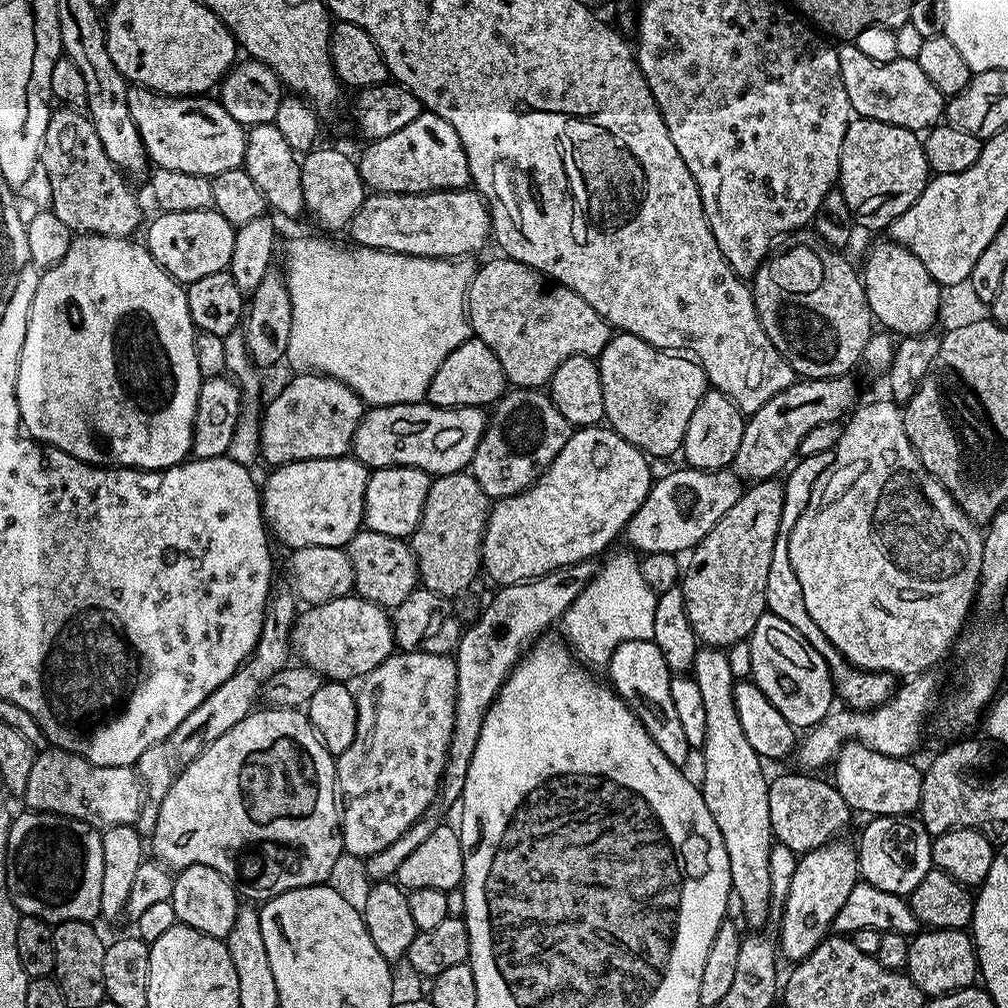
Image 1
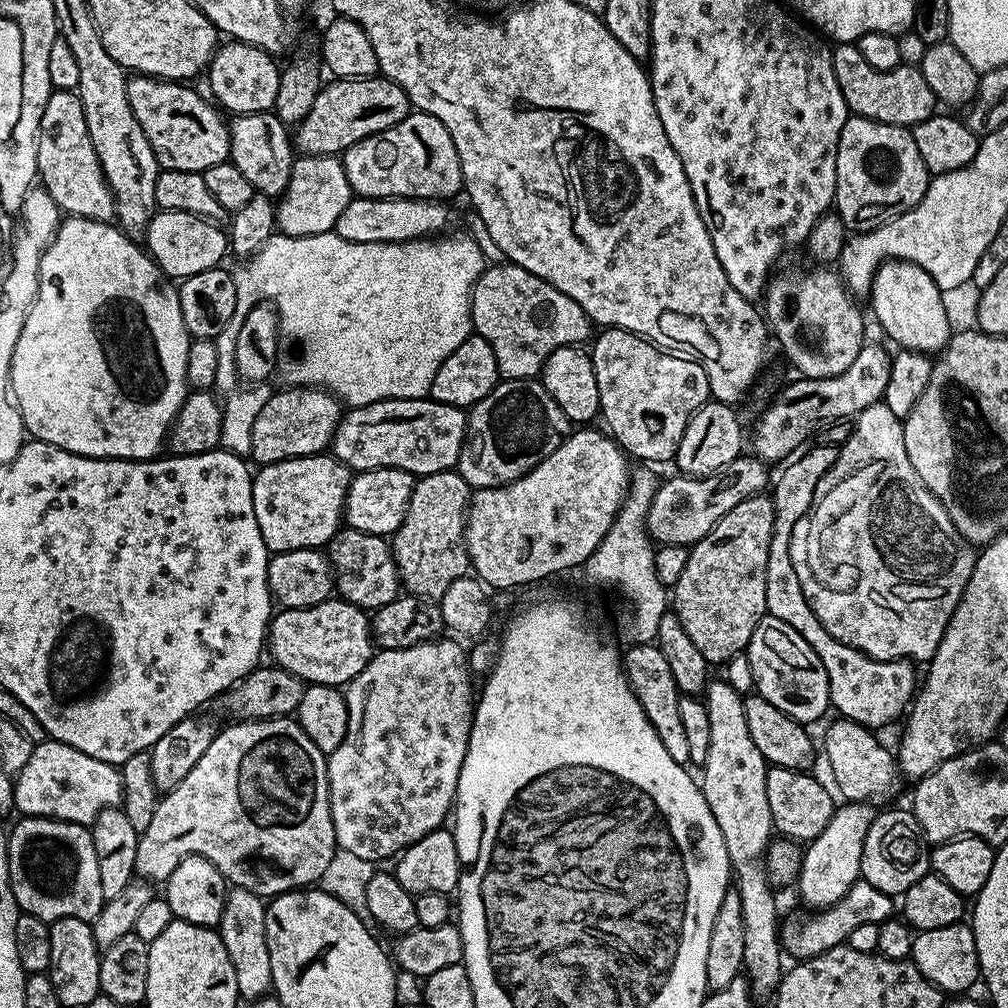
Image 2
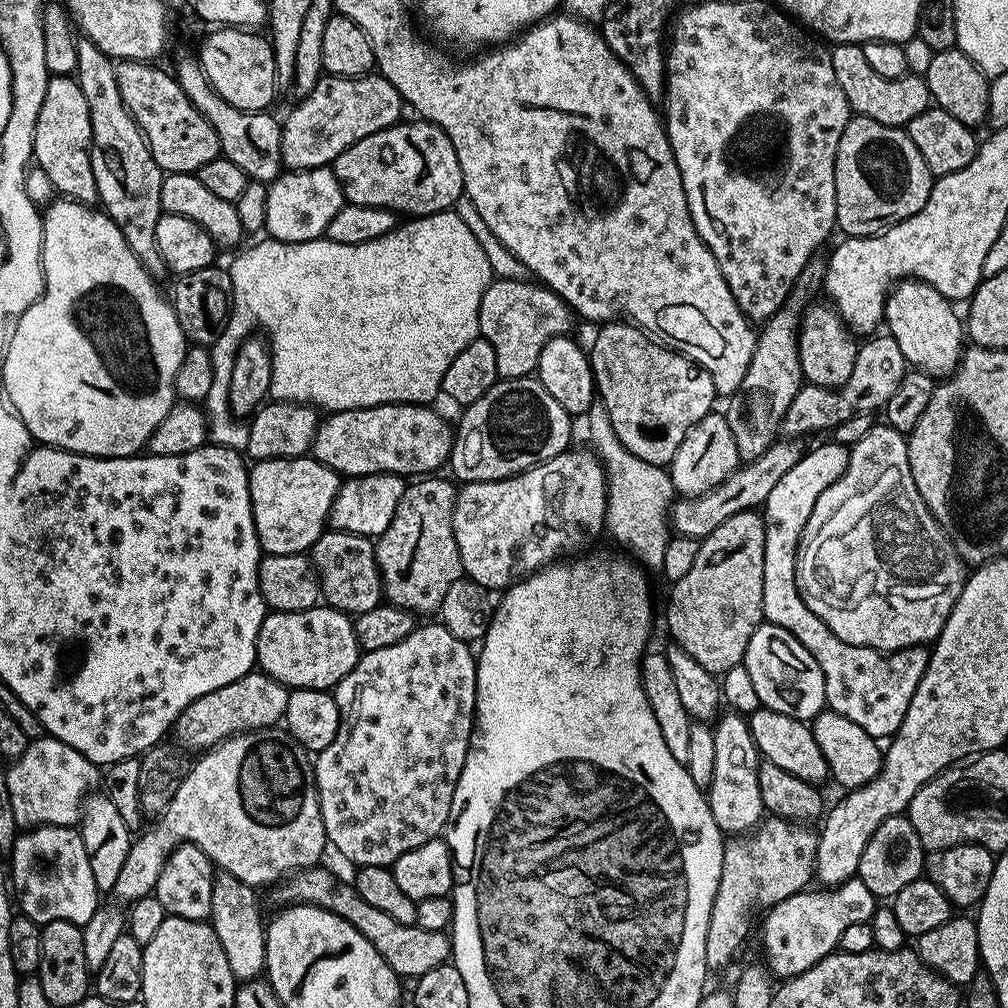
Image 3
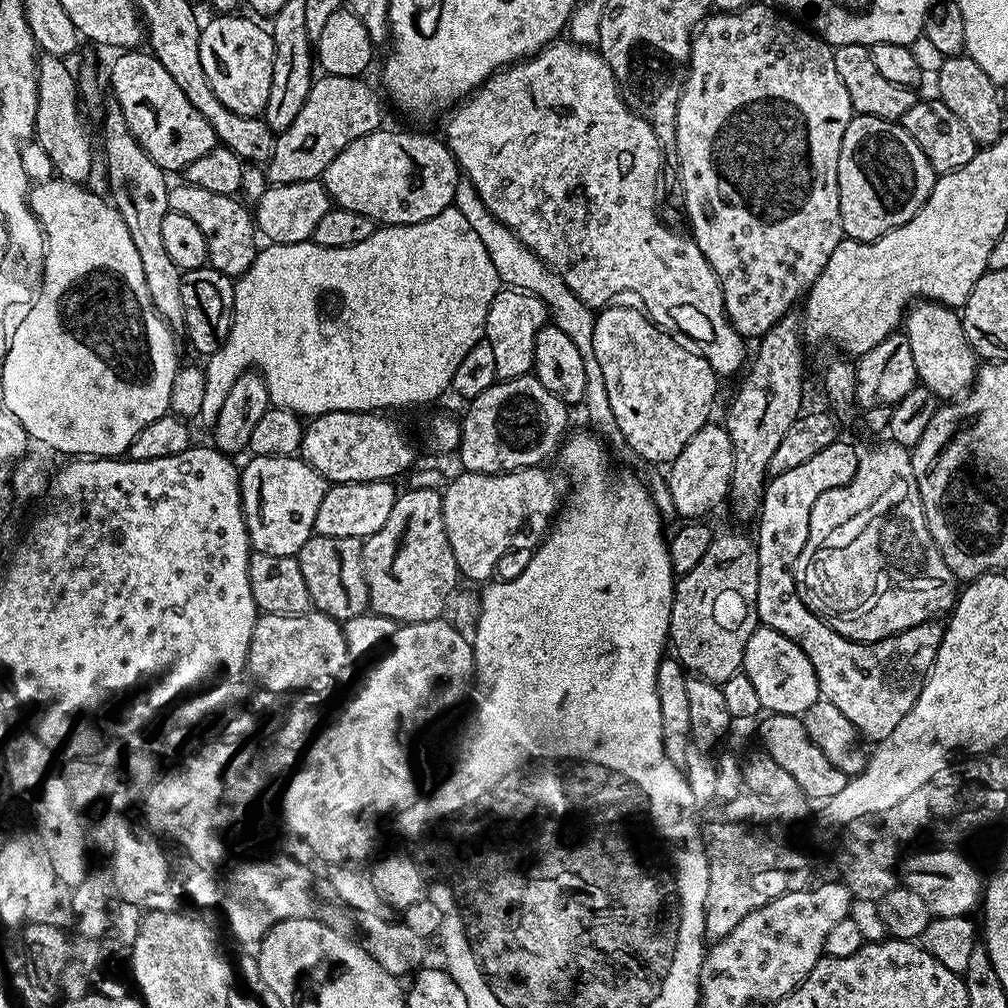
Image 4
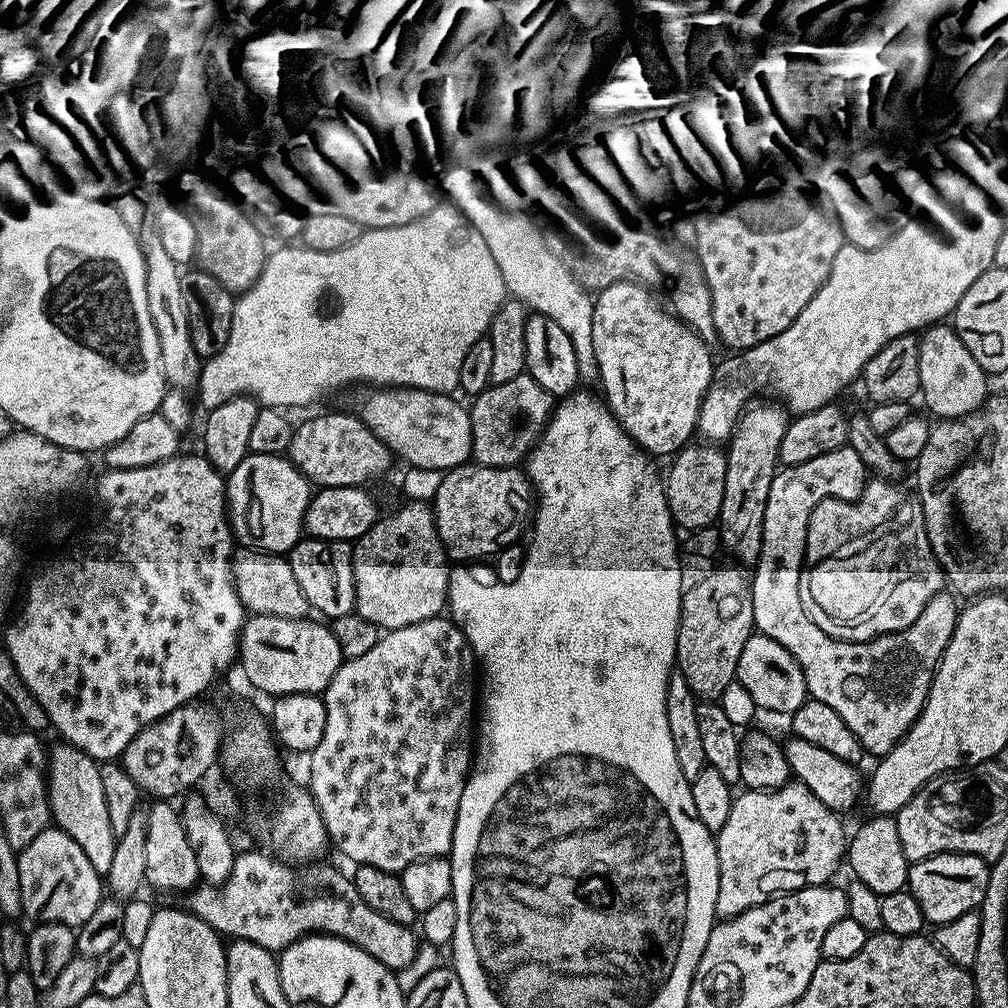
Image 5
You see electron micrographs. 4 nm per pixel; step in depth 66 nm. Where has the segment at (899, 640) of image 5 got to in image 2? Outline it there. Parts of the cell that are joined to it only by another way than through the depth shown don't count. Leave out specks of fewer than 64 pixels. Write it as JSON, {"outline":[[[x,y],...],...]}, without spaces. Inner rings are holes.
{"outline":[[[832,446],[823,447],[816,448],[813,452],[805,451],[803,453],[805,456],[797,464],[789,463],[787,465],[789,468],[777,478],[776,489],[771,489],[770,495],[772,505],[776,511],[776,521],[774,522],[774,530],[772,531],[770,554],[766,562],[767,615],[786,622],[786,626],[794,626],[794,630],[798,630],[798,634],[802,634],[802,638],[806,638],[806,642],[810,642],[810,650],[814,650],[814,654],[818,654],[818,658],[822,658],[822,666],[826,666],[826,674],[828,675],[828,698],[831,707],[833,709],[837,708],[840,711],[837,713],[843,719],[853,720],[855,724],[861,724],[864,728],[881,730],[880,728],[886,727],[891,720],[898,719],[900,715],[901,719],[909,711],[910,705],[918,691],[917,665],[910,660],[875,660],[867,656],[864,652],[859,652],[842,642],[838,642],[838,638],[834,638],[826,631],[822,626],[822,622],[814,614],[814,610],[808,605],[807,598],[802,594],[802,582],[798,582],[798,574],[796,573],[796,567],[794,566],[792,557],[786,554],[786,538],[791,537],[792,527],[809,511],[809,509],[807,510],[808,503],[811,502],[812,495],[815,494],[816,487],[820,484],[820,479],[832,467],[837,467],[837,449]]]}

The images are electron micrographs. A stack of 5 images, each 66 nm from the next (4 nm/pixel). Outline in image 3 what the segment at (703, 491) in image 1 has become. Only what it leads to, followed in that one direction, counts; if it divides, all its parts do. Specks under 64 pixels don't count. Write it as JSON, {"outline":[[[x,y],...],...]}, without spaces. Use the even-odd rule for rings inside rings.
{"outline":[[[777,438],[757,460],[745,463],[736,471],[728,473],[719,486],[712,488],[704,496],[677,499],[674,504],[674,516],[676,512],[674,528],[677,528],[675,531],[686,536],[703,538],[718,526],[722,526],[726,518],[739,512],[759,509],[770,494],[770,490],[774,490],[774,486],[778,486],[778,481],[786,475],[786,470],[793,468],[804,457],[806,451],[804,442],[800,438]]]}

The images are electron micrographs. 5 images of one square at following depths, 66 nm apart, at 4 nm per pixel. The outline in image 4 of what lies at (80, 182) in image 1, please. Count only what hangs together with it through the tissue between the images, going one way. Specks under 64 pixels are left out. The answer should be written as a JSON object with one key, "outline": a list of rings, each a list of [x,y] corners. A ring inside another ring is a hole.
{"outline":[[[41,55],[36,65],[37,114],[35,116],[35,141],[37,141],[50,160],[55,173],[65,180],[79,181],[80,164],[84,163],[89,152],[88,132],[80,118],[79,87],[77,77],[66,66],[63,59]]]}

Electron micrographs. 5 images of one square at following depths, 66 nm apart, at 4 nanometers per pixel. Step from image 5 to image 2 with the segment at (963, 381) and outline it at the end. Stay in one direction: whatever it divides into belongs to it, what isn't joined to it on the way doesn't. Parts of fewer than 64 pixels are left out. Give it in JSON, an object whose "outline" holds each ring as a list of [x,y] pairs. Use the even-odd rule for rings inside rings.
{"outline":[[[889,260],[881,264],[872,279],[870,289],[872,310],[880,328],[901,349],[910,352],[936,354],[953,335],[954,327],[948,321],[948,308],[944,305],[945,293],[916,264],[908,260]]]}

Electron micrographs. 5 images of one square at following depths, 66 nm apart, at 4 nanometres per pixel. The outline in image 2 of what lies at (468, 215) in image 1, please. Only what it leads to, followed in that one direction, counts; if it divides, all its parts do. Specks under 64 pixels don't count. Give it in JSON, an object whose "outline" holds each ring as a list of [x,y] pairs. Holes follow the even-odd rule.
{"outline":[[[356,196],[338,218],[334,231],[336,235],[346,238],[346,242],[362,242],[363,244],[401,244],[407,240],[436,238],[449,231],[447,228],[452,216],[448,213],[448,207],[447,203],[438,200],[391,200],[390,198]]]}

